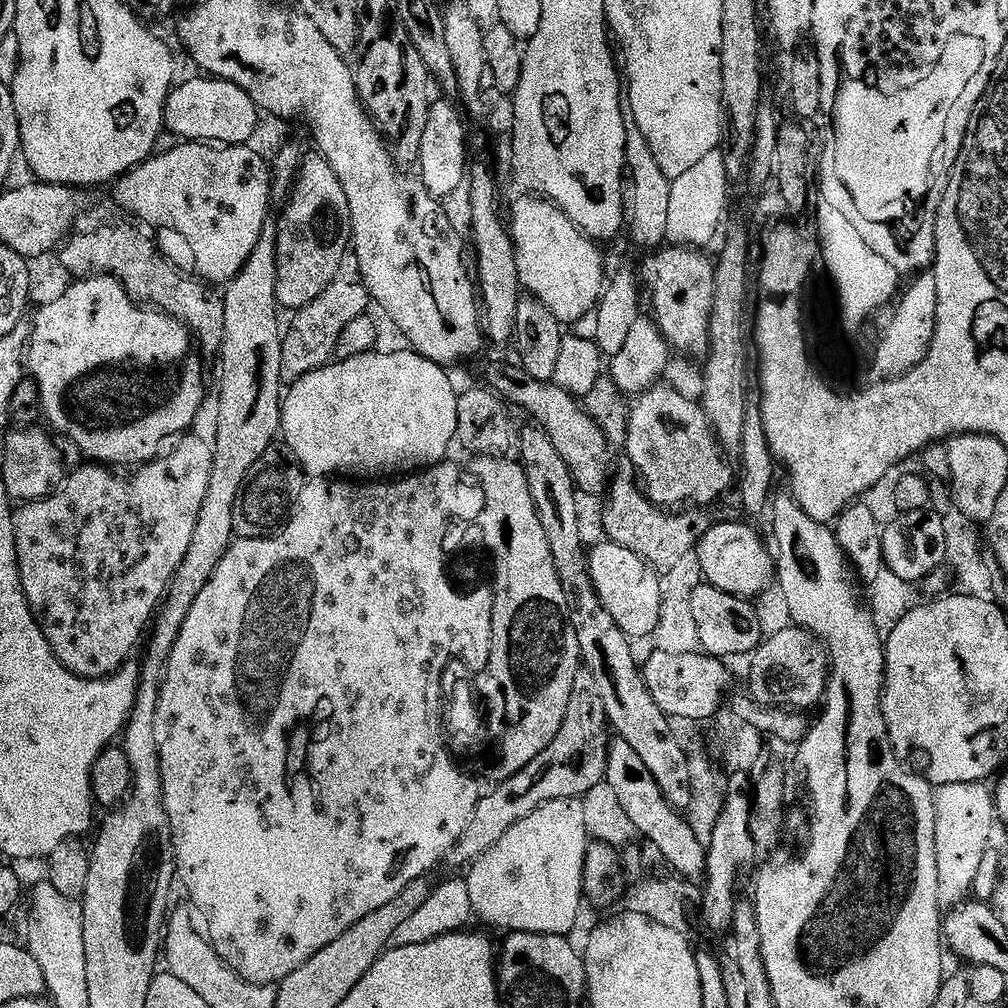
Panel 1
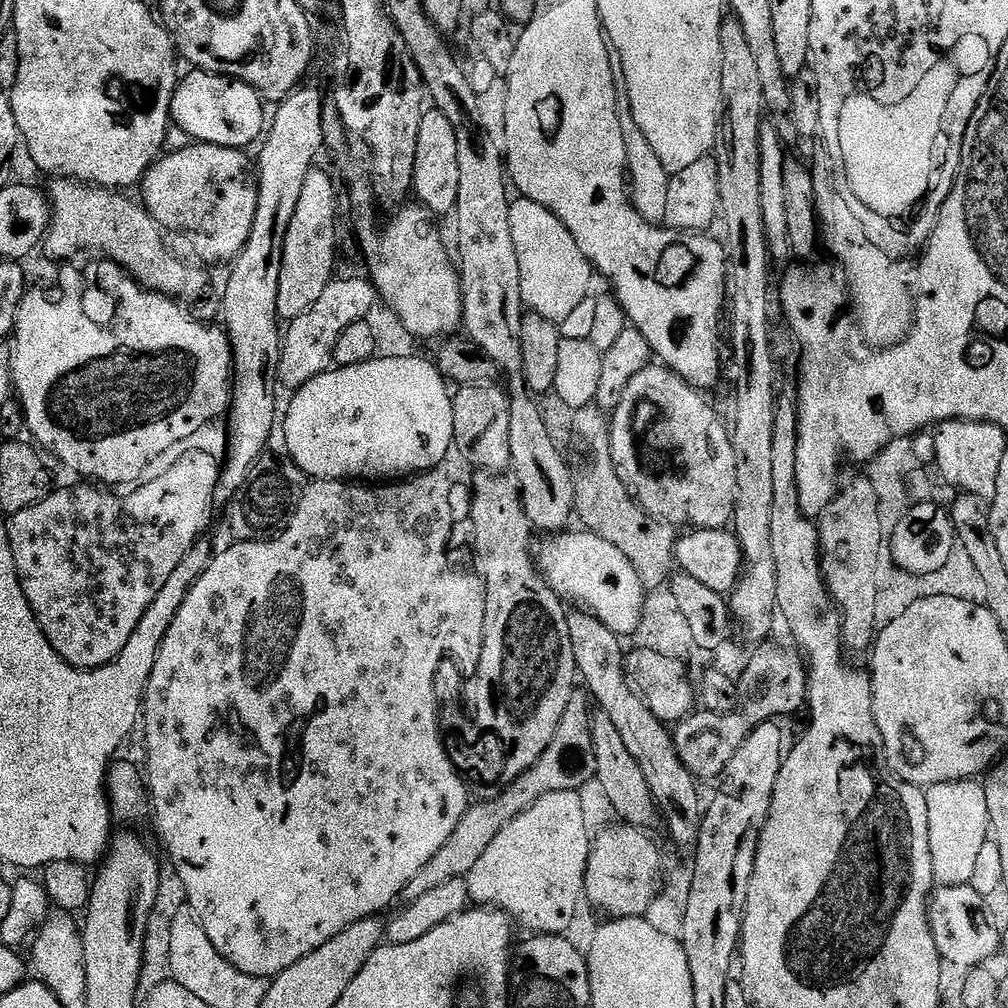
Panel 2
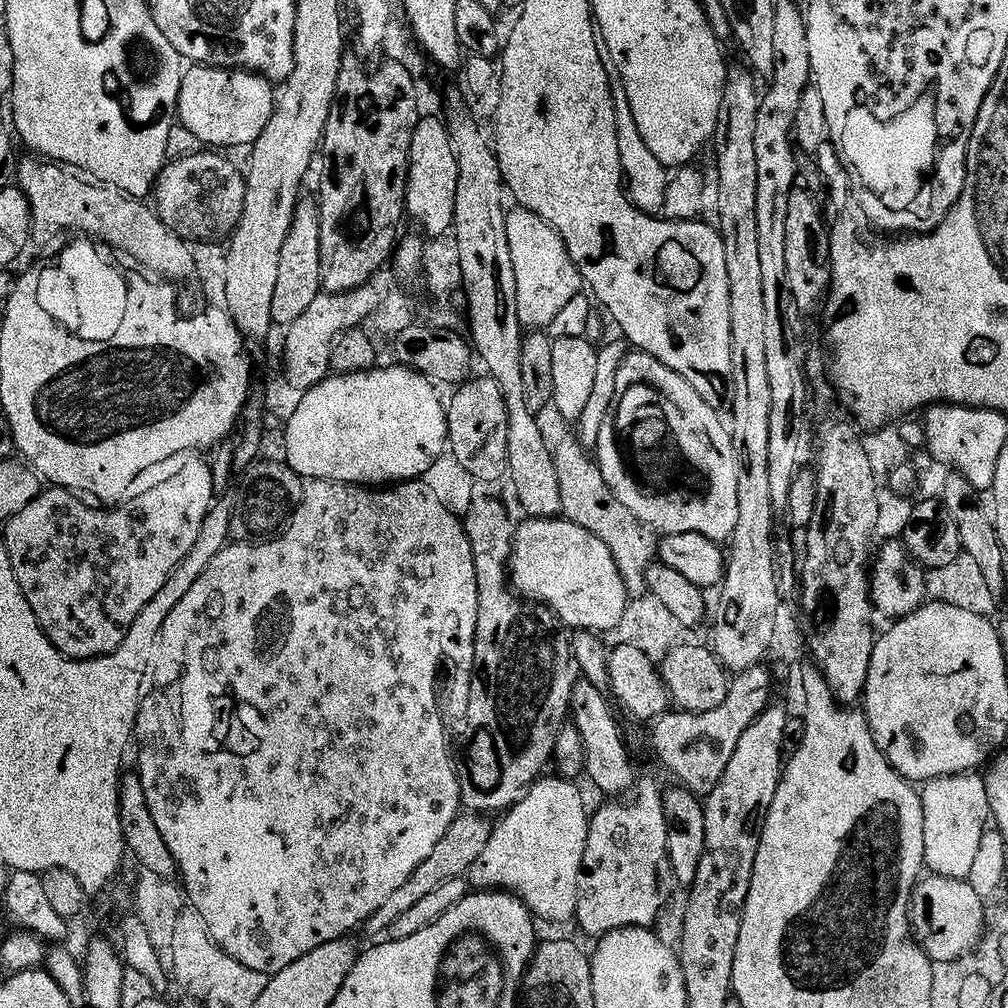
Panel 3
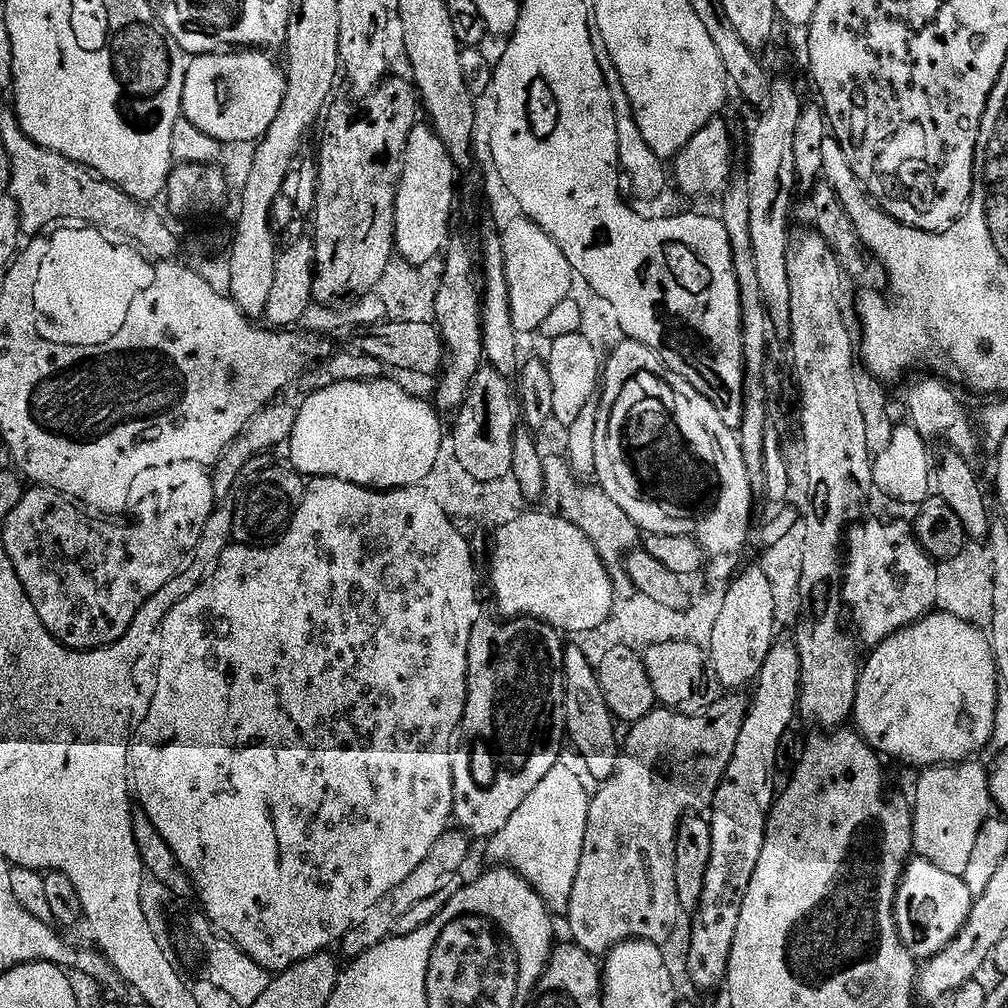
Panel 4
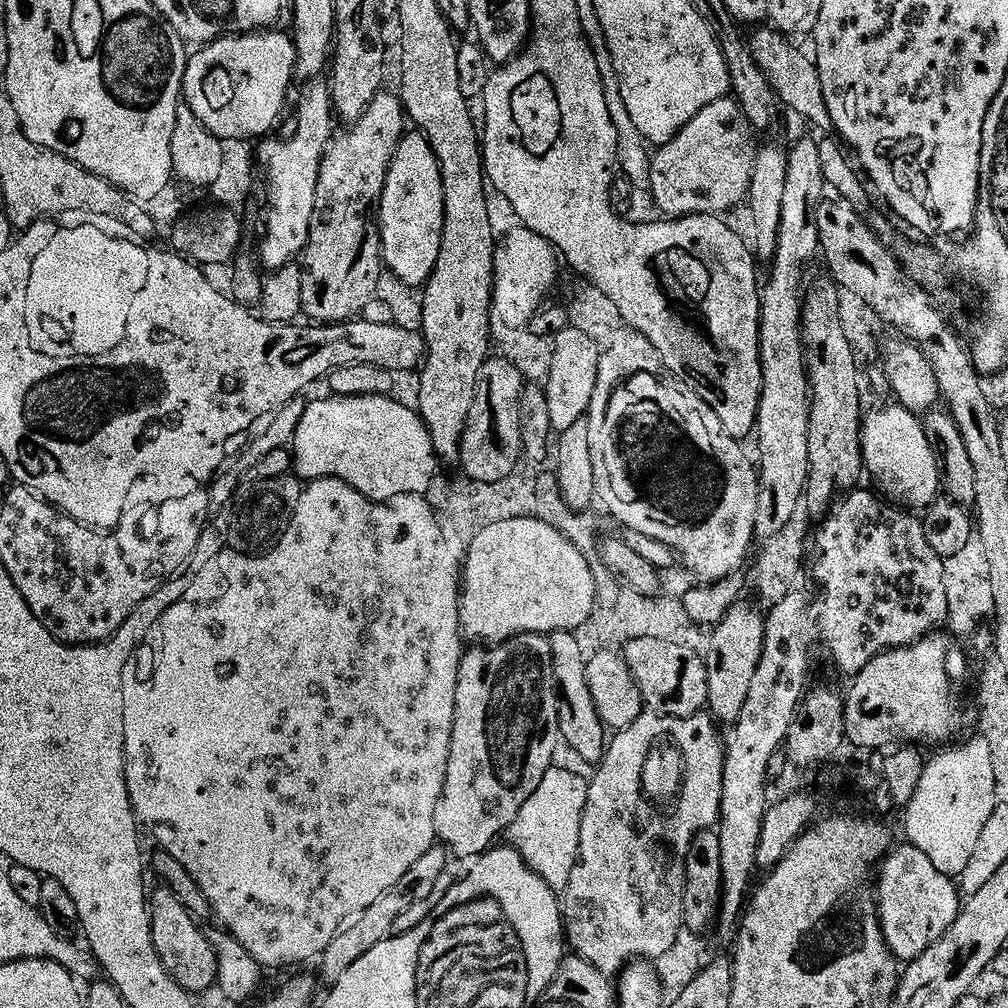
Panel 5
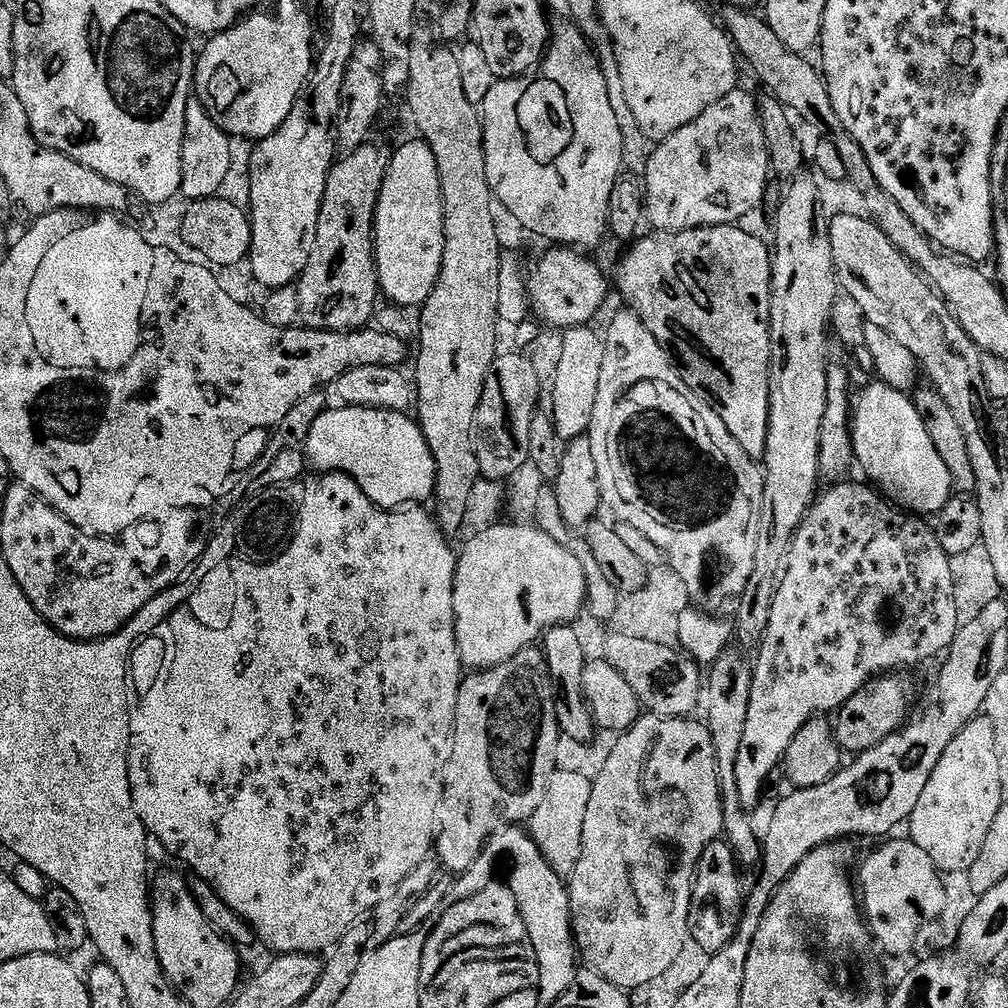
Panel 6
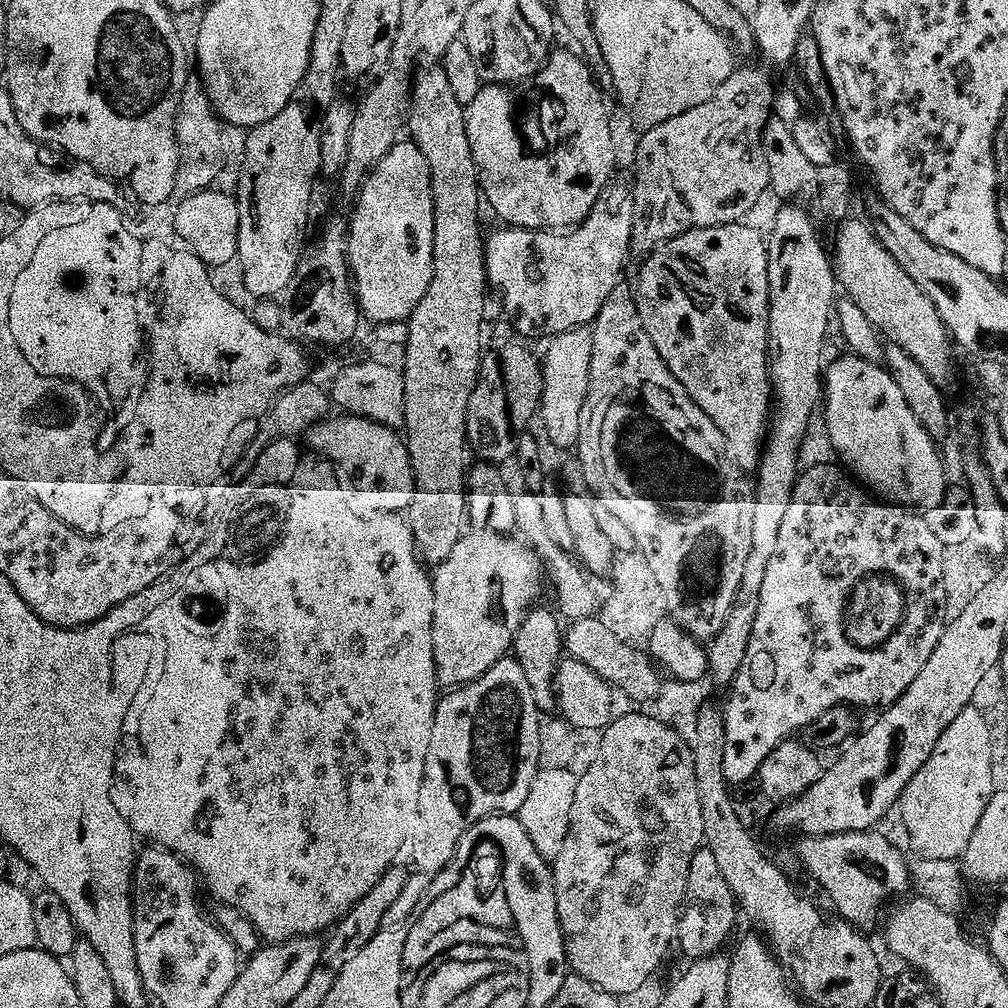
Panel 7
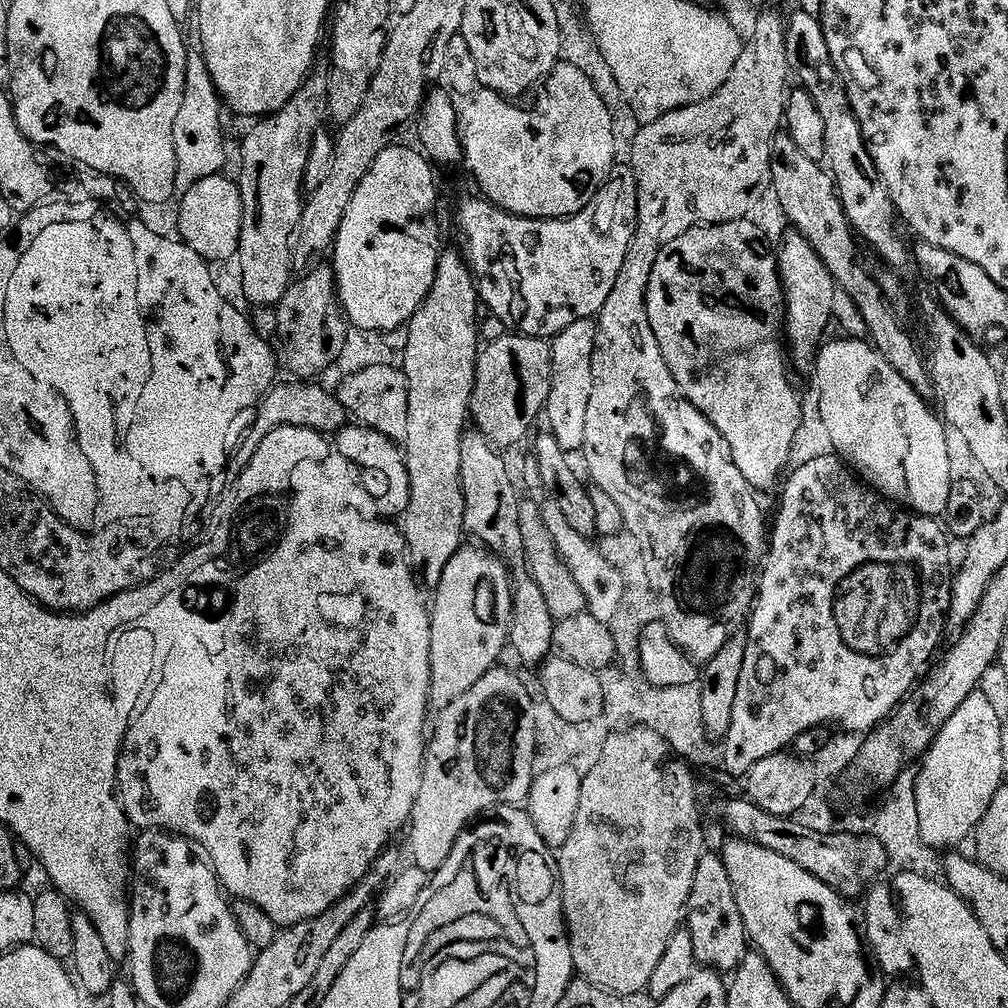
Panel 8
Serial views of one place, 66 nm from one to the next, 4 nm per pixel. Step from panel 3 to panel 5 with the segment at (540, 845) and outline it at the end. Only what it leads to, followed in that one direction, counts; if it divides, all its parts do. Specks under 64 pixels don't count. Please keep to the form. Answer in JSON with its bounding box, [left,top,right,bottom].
[506,768,588,894]

